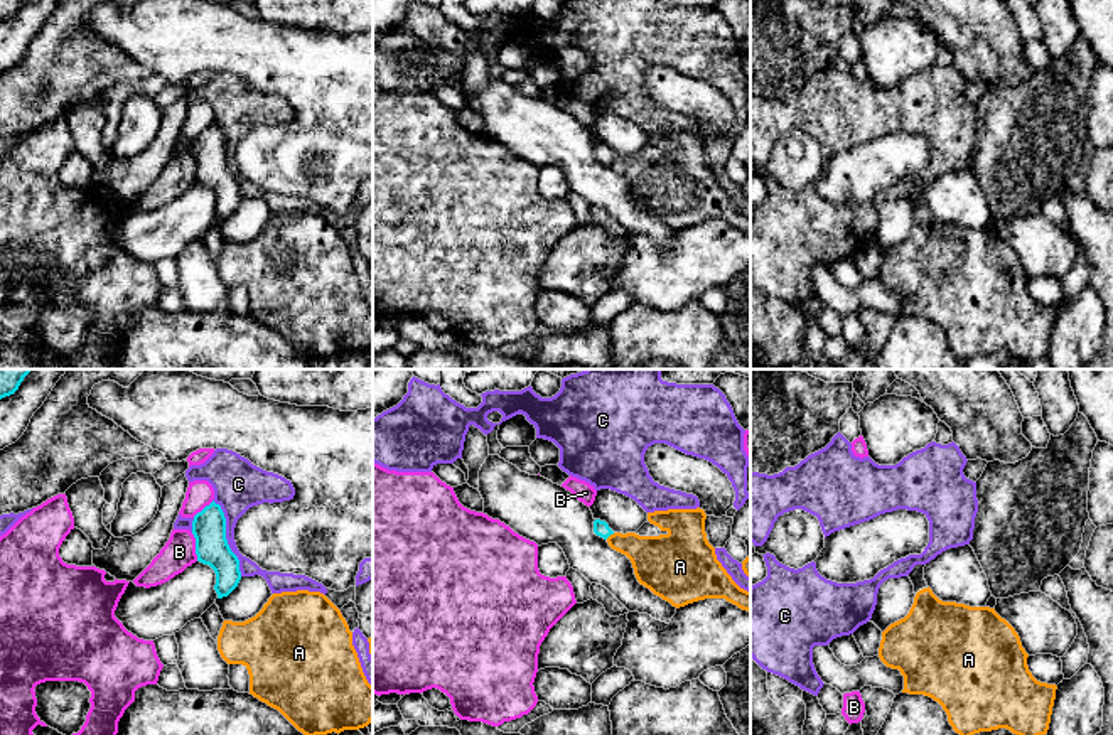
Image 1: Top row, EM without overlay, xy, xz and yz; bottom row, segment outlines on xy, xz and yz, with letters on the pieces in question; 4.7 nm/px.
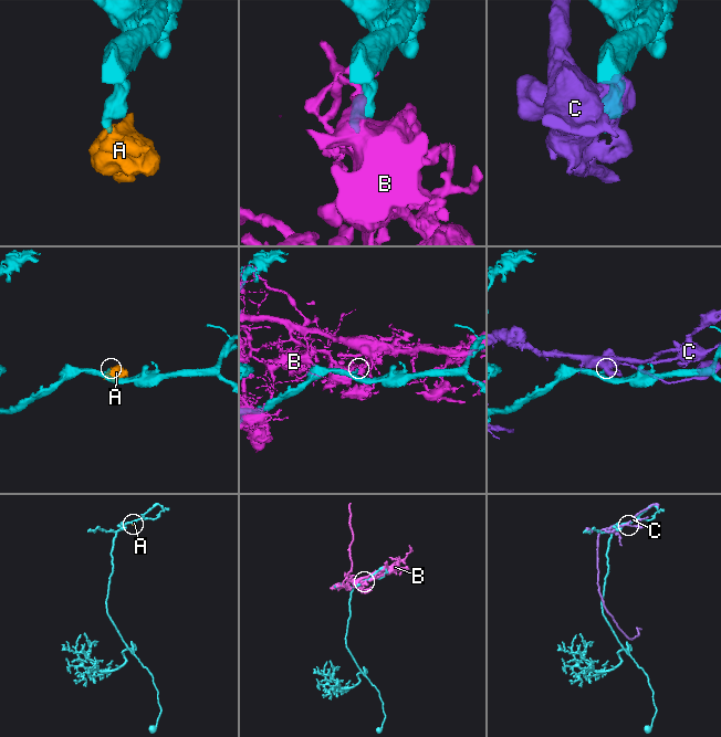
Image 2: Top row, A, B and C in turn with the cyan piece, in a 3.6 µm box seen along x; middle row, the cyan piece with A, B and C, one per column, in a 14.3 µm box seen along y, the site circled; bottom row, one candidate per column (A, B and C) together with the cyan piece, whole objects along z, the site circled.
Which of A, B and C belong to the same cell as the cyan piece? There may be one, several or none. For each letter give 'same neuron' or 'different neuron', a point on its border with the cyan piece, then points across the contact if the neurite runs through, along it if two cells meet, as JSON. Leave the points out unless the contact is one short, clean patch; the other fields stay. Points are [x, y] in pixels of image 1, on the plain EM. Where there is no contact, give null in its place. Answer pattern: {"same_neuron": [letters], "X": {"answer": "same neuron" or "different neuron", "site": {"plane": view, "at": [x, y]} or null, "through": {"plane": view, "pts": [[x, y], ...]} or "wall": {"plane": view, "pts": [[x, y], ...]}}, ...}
{"same_neuron": ["A"], "A": {"answer": "same neuron", "site": {"plane": "xz", "at": [609, 157]}, "through": {"plane": "xz", "pts": [[601, 150], [609, 157], [655, 181]]}}, "B": {"answer": "different neuron", "site": {"plane": "xy", "at": [196, 169]}}, "C": {"answer": "different neuron", "site": {"plane": "xy", "at": [225, 160]}}}

